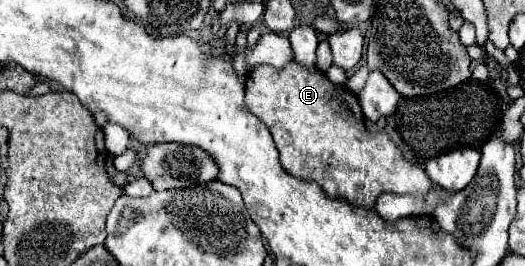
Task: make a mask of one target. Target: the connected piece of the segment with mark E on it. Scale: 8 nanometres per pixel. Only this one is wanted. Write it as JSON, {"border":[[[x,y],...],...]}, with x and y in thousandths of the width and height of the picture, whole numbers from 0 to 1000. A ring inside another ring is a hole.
{"border":[[[564,229],[545,237],[537,259],[518,244],[491,244],[469,289],[469,410],[503,455],[510,492],[522,515],[526,560],[533,568],[537,628],[571,673],[602,680],[613,718],[629,741],[651,741],[670,771],[705,786],[724,726],[754,726],[754,733],[811,733],[823,711],[819,665],[808,650],[800,620],[773,605],[750,530],[735,492],[701,500],[693,470],[693,432],[682,395],[674,350],[667,350],[651,320],[636,320],[625,289],[602,259],[575,252]]]}

